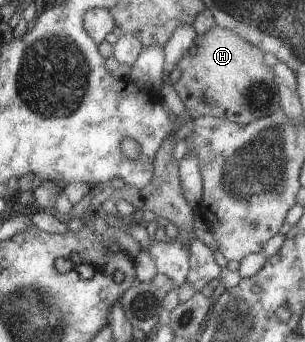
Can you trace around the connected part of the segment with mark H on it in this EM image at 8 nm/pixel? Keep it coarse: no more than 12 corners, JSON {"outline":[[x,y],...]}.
{"outline":[[218,25],[172,87],[192,120],[246,125],[279,108],[263,52]]}

